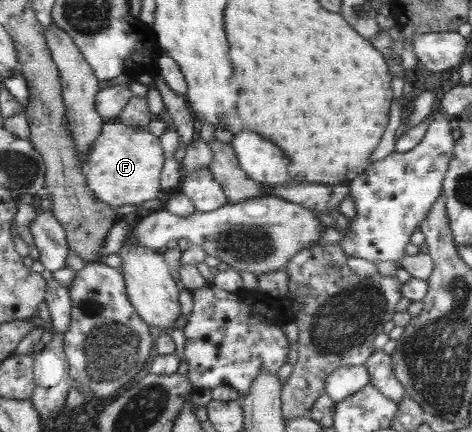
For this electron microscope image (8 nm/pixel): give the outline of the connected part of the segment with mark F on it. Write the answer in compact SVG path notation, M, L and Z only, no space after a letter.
M121 117L105 123L103 135L97 139L87 164L88 183L96 195L113 207L139 206L145 201L162 199L166 195L162 185L167 156L161 136L153 135L148 127L125 125Z

